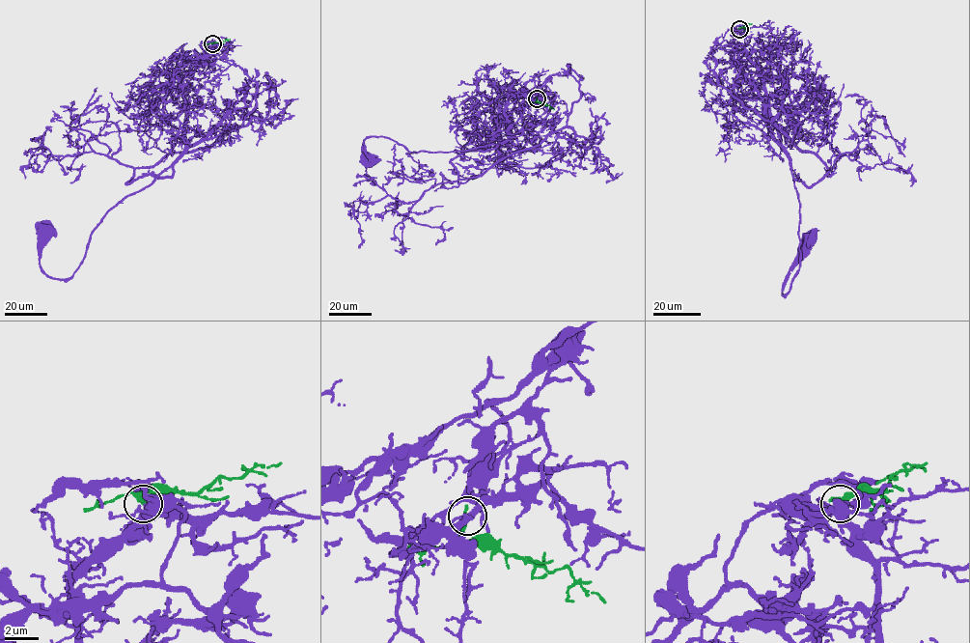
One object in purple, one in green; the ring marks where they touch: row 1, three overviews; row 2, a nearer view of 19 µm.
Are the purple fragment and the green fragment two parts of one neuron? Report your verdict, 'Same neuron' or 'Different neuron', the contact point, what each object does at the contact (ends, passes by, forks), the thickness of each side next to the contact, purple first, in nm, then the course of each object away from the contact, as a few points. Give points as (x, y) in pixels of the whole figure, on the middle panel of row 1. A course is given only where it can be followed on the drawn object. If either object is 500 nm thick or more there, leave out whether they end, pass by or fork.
Same neuron. Place: (537, 98). At the ring purple passes by. At the ring green ends. Thickness 320 nm (purple) against 360 nm. Course of purple: (537, 98), (505, 115), (509, 137), (503, 142), (413, 153), (386, 137), (367, 137), (366, 160). Course of green: (537, 98), (554, 109)

